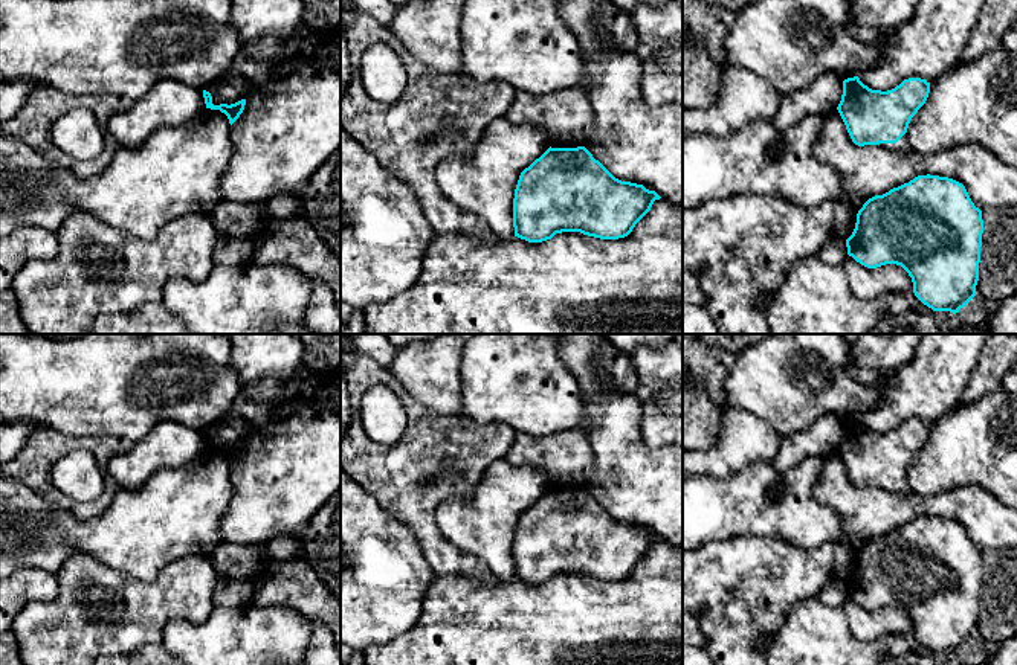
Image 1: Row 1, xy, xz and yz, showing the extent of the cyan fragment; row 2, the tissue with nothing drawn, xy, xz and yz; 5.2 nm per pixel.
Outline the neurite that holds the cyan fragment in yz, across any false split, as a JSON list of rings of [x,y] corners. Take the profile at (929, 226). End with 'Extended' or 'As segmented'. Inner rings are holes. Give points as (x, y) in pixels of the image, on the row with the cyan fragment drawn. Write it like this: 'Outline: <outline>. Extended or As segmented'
Outline: [[[927,174],[869,198],[857,214],[846,247],[848,255],[867,268],[901,265],[924,305],[956,314],[976,296],[982,233],[982,210],[974,206],[965,186]]]. As segmented

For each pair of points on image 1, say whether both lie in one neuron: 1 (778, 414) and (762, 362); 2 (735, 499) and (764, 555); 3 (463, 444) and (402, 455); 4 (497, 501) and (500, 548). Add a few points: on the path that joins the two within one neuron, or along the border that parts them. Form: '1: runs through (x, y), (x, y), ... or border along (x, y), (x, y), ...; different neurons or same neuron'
1: runs through (778, 401), (778, 377), (774, 374); same neuron
2: border along (718, 540), (730, 537), (779, 537), (788, 543); different neurons
3: runs through (448, 449), (428, 449), (417, 455); same neuron
4: runs through (497, 513), (498, 536); same neuron

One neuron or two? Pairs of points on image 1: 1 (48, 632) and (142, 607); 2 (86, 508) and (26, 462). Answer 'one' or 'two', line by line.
1: one
2: one

